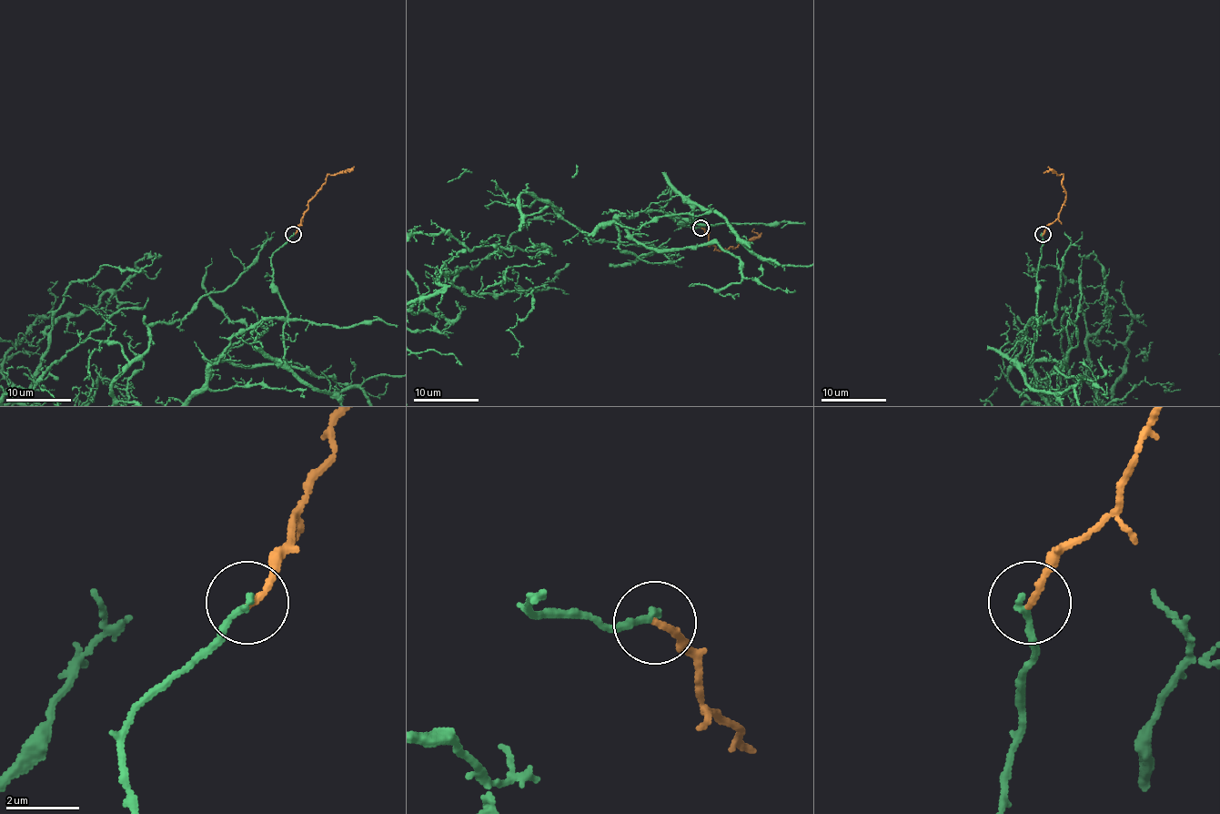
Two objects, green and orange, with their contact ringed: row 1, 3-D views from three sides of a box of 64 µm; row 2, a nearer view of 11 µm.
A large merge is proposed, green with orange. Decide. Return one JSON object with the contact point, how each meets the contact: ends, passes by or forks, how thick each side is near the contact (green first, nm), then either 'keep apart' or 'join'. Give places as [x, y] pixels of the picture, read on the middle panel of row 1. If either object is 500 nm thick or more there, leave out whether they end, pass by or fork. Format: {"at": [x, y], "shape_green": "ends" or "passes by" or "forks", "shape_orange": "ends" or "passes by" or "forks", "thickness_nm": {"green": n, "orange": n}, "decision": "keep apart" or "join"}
{"at": [700, 228], "shape_green": "ends", "shape_orange": "ends", "thickness_nm": {"green": 170, "orange": 180}, "decision": "join"}

